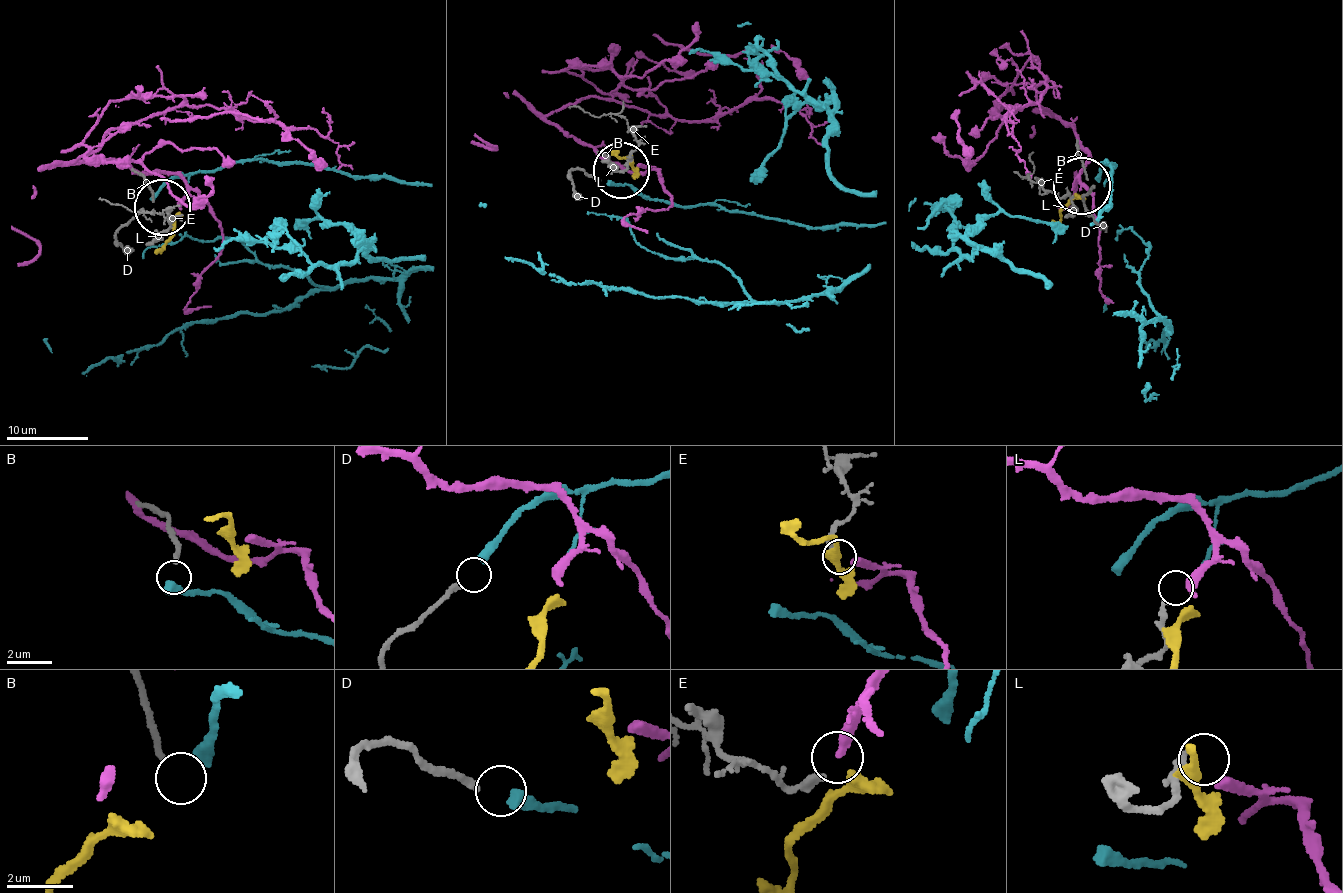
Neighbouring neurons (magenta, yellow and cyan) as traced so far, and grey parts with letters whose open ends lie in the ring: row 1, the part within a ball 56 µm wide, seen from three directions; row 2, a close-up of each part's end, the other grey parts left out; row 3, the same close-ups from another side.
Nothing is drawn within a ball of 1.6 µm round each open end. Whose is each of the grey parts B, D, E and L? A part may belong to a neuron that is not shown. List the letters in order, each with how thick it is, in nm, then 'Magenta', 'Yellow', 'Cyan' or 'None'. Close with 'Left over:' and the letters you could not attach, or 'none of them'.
B: Thickness 200 nm. None
D: Thickness 240 nm. Cyan
E: Thickness 320 nm. Magenta
L: Thickness 200 nm. None
Left over: B, L

